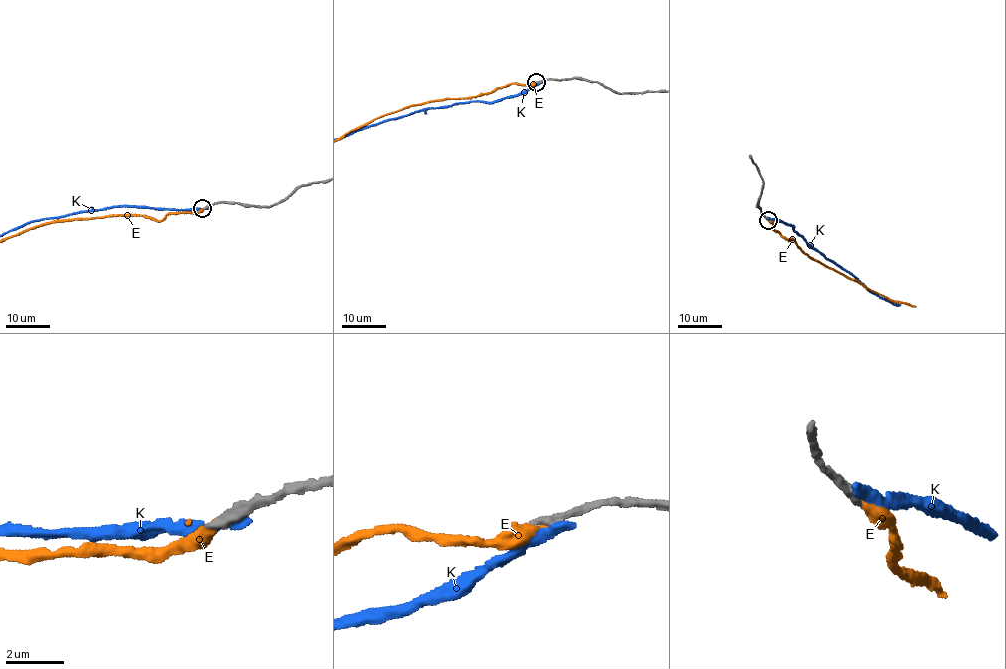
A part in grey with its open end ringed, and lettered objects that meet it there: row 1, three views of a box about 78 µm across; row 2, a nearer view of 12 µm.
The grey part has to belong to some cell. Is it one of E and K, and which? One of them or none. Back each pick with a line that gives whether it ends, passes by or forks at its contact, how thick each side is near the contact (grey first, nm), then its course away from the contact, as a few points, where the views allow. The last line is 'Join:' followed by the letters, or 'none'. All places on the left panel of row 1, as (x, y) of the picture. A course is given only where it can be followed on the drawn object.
E: it ends; calibres 360 and 360 nm
Join: E

